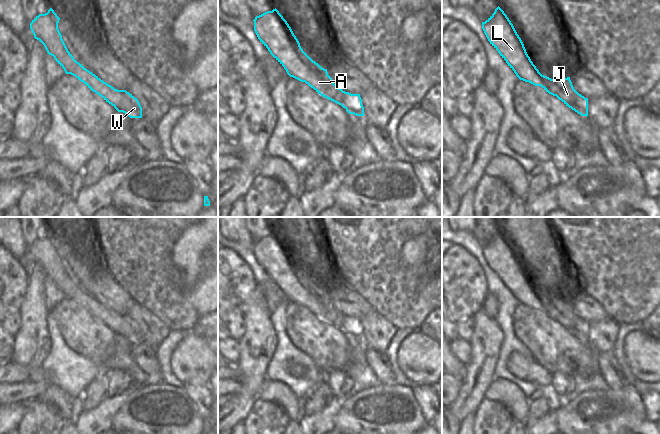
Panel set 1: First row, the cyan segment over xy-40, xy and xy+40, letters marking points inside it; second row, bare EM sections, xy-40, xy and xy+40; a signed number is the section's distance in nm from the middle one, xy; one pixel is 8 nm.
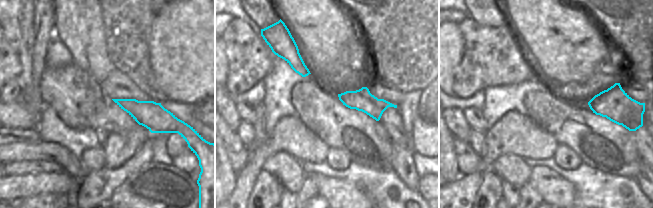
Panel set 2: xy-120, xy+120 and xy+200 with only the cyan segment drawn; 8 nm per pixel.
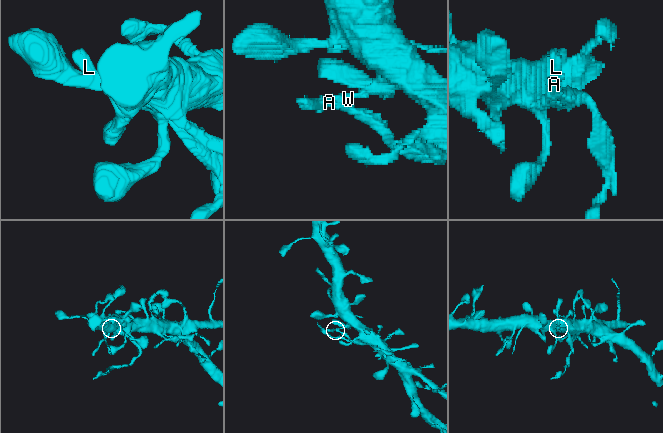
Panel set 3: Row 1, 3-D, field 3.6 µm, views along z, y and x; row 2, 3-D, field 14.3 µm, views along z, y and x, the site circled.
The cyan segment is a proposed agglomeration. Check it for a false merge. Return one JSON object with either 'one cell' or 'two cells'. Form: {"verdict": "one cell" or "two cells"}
{"verdict": "two cells"}

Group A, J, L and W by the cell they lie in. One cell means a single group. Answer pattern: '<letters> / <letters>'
A L W / J

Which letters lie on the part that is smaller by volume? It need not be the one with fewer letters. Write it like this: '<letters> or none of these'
J

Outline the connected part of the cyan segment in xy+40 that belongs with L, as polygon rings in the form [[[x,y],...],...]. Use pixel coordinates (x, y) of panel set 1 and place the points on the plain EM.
[[[499,230],[485,246],[482,246],[482,253],[490,268],[520,304],[541,310],[546,316],[556,320],[556,304],[539,296],[528,280],[513,248]]]

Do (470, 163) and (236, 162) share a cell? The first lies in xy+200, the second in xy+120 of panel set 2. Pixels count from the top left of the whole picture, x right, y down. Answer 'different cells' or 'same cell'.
same cell

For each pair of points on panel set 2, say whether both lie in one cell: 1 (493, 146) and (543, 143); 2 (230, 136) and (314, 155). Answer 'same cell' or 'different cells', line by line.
1: same cell
2: different cells

